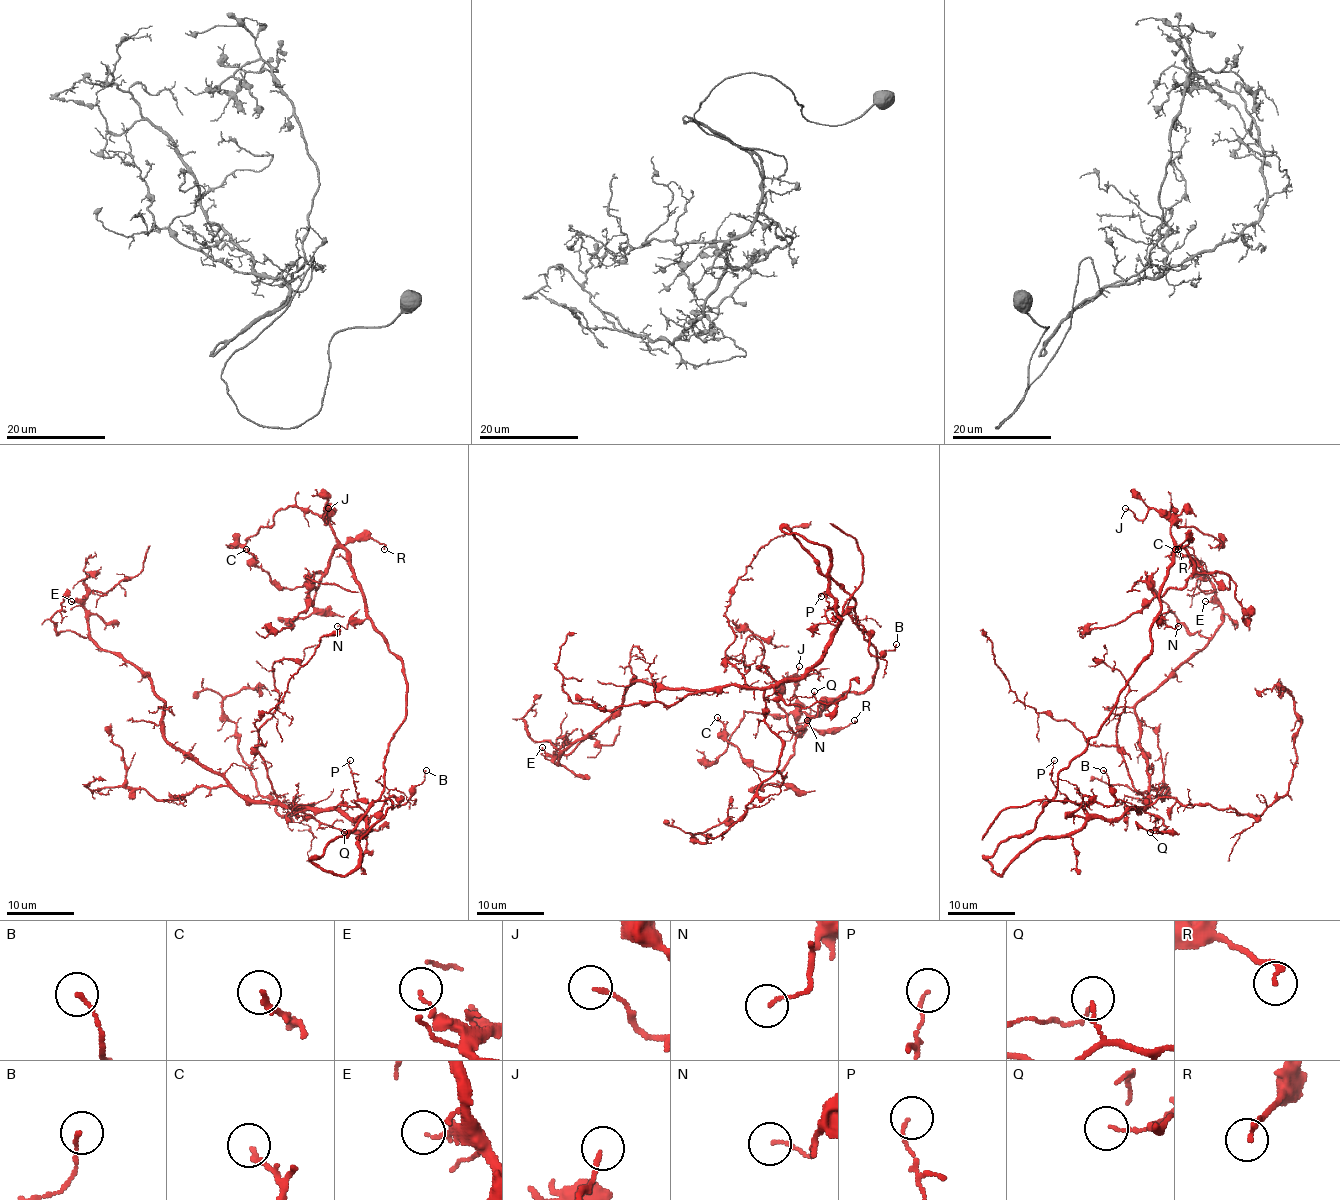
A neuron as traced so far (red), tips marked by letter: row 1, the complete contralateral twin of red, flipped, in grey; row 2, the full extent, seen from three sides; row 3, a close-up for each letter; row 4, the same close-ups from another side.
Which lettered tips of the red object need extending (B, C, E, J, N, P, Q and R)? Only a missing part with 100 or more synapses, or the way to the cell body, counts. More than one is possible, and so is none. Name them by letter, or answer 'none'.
none

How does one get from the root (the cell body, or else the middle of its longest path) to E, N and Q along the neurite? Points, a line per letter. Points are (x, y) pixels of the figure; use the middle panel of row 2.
E: (833, 631), (827, 649), (802, 675), (760, 688), (656, 690), (633, 676), (623, 705), (557, 764), (542, 747)
N: (833, 631), (851, 596), (854, 619), (876, 649), (875, 680), (859, 693), (827, 698), (807, 720)
Q: (833, 631), (827, 649), (802, 675), (784, 678), (774, 688), (787, 705), (801, 706), (816, 700), (814, 691)

